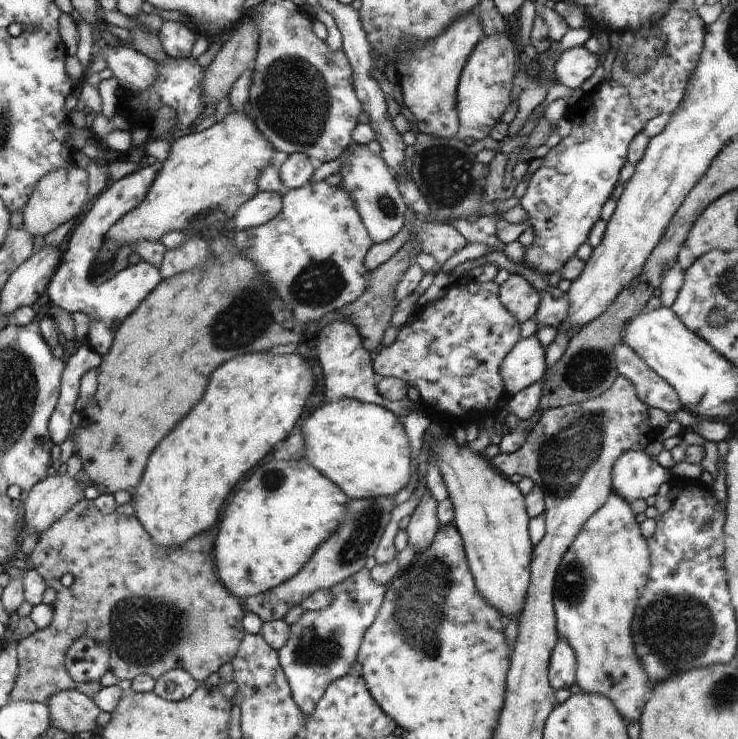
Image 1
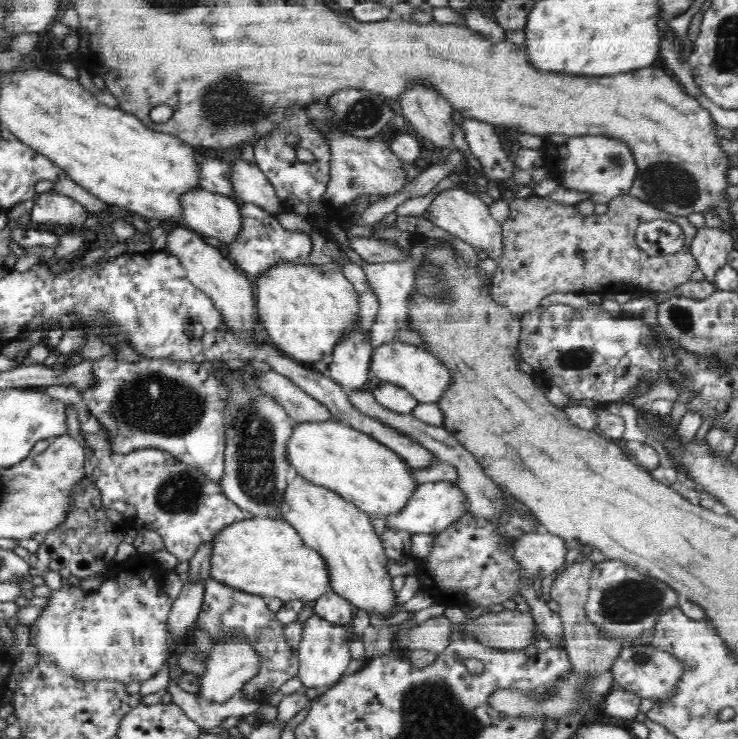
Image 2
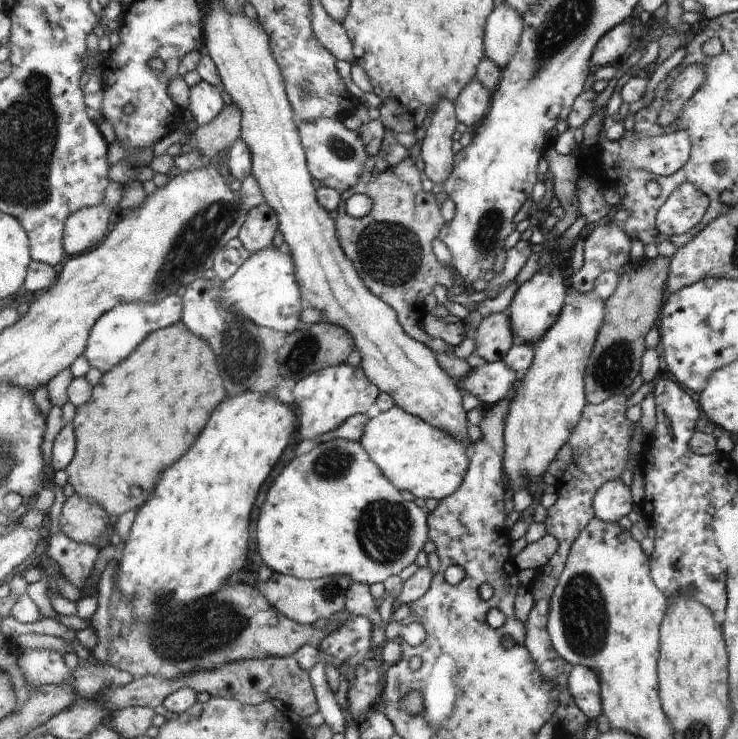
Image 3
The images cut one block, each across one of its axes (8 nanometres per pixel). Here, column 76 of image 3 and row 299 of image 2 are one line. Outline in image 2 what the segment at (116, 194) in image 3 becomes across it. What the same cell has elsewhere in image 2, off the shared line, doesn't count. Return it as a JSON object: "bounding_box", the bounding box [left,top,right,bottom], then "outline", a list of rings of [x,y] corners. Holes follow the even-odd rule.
{"bounding_box":[165,223,257,332],"outline":[[[179,223],[167,233],[165,250],[180,259],[187,279],[212,297],[216,308],[219,308],[227,317],[227,324],[235,328],[235,332],[238,330],[250,332],[254,322],[252,314],[257,310],[257,302],[252,298],[254,282],[250,282],[250,278],[240,270],[230,256],[224,256],[218,247],[208,244],[203,237],[201,233]]]}

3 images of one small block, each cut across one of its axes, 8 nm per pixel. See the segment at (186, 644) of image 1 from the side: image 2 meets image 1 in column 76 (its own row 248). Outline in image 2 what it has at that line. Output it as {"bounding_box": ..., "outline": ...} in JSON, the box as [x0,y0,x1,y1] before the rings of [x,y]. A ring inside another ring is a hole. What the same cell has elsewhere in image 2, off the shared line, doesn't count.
{"bounding_box":[490,194,698,317],"outline":[[[531,194],[512,198],[510,216],[503,222],[505,253],[496,274],[490,279],[490,295],[496,304],[520,317],[533,311],[540,300],[553,292],[576,294],[620,294],[664,292],[690,281],[698,268],[691,253],[696,226],[687,216],[676,216],[667,210],[632,196],[617,196],[608,204],[606,213],[581,215],[573,205],[565,205]],[[664,219],[681,226],[684,244],[678,252],[652,256],[636,244],[634,236],[640,223]]]}

